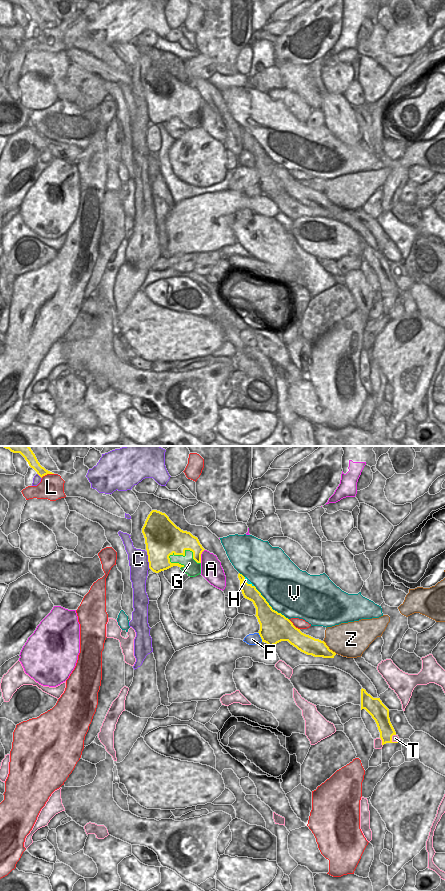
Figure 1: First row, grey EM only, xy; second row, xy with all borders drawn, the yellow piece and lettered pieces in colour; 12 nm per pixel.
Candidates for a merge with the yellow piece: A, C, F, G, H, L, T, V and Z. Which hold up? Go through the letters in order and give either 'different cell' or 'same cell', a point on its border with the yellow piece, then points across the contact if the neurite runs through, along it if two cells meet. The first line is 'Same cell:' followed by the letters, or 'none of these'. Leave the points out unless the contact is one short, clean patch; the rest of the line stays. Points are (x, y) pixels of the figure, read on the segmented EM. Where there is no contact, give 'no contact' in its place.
Same cell: none of these
A: different cell | xy (200, 556)
C: different cell | xy (148, 560)
F: different cell | xy (260, 636) | along xy (258, 632), (262, 641)
G: different cell | xy (186, 549)
H: different cell | xy (247, 583) | along xy (244, 577), (244, 580), (253, 586)
L: different cell | xy (47, 473)
T: different cell | xy (382, 741)
V: different cell | xy (269, 605)
Z: different cell | xy (328, 648) | along xy (323, 640), (336, 653)

